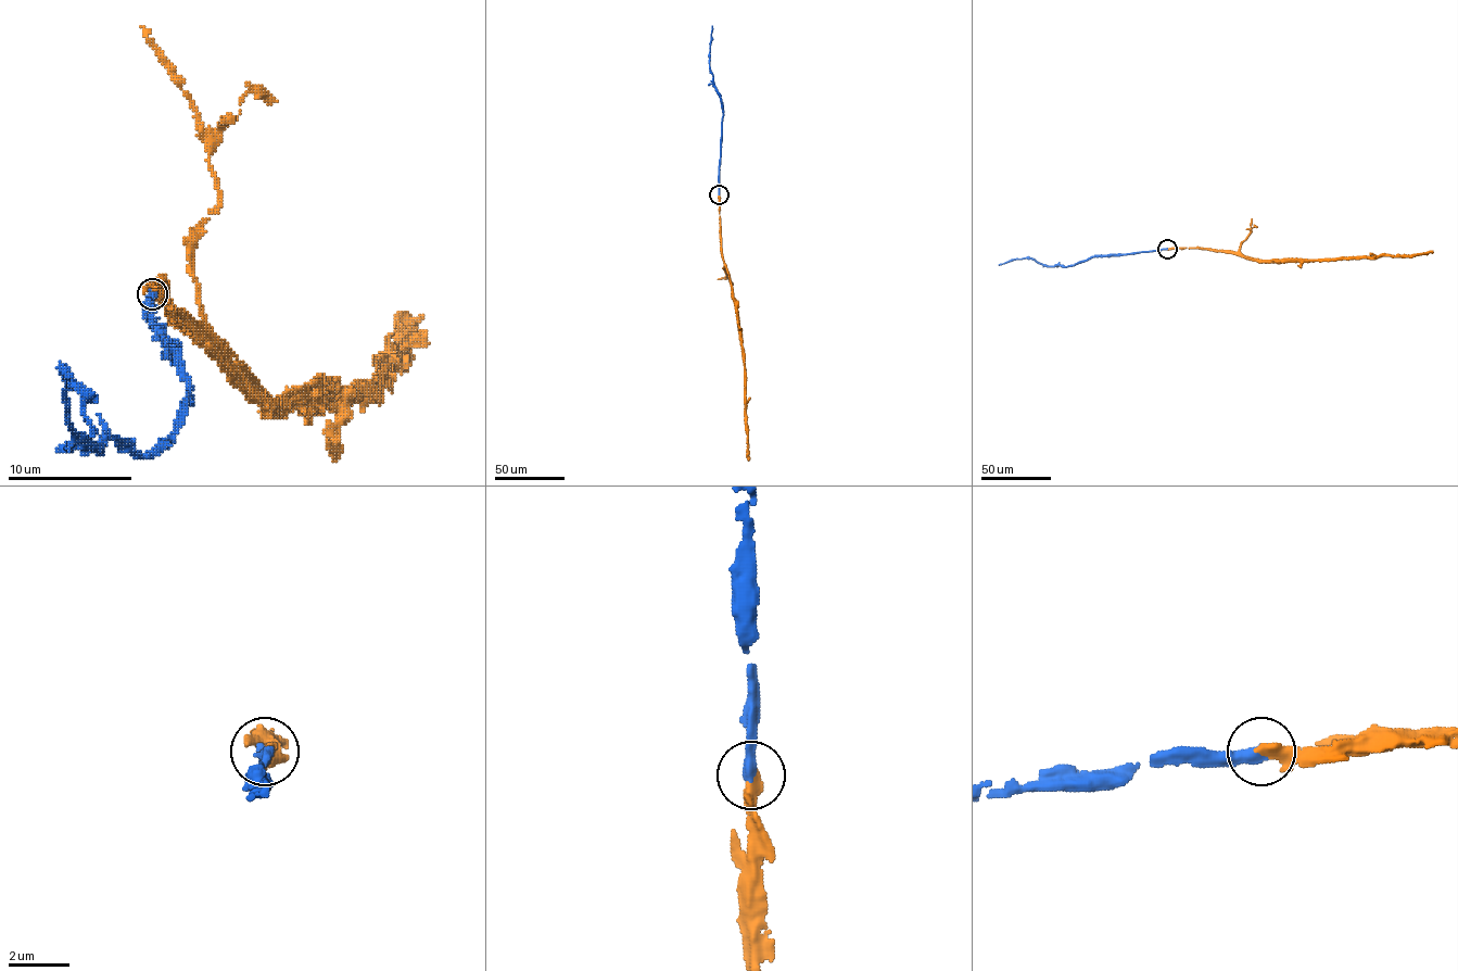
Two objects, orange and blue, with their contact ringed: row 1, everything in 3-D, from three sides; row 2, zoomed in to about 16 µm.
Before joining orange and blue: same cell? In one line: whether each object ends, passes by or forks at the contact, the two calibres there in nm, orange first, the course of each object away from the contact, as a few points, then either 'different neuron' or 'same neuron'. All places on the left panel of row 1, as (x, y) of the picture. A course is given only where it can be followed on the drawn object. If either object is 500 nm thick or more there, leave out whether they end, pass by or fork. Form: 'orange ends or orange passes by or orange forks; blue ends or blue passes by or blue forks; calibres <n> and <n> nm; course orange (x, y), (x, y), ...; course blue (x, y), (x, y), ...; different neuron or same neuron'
orange ends; blue ends; calibres 440 and 400 nm; course orange (153, 293), (255, 395), (277, 399), (342, 395), (379, 377), (379, 358), (404, 358), (419, 315); course blue (153, 293), (184, 420), (150, 455), (125, 439), (100, 452), (70, 424), (70, 377), (93, 436); same neuron

